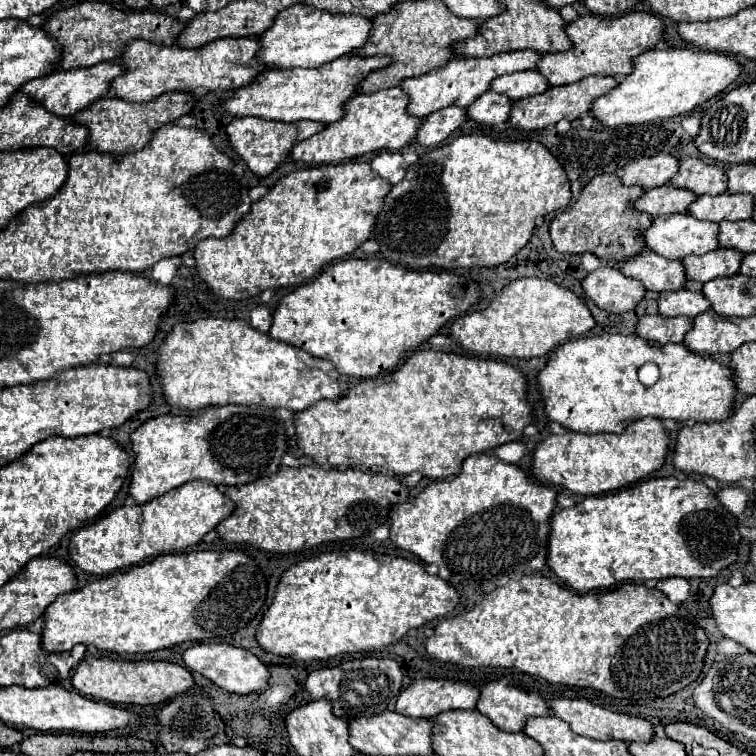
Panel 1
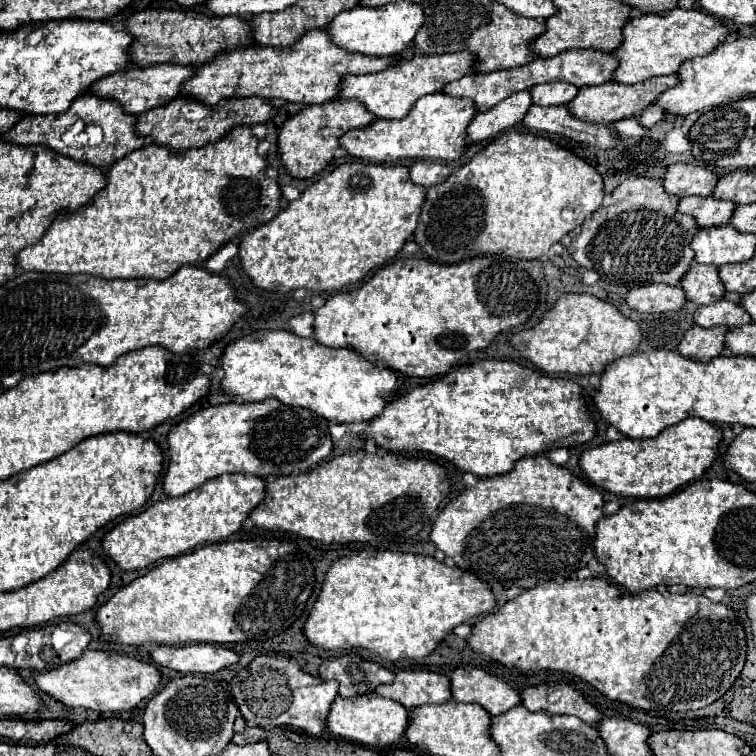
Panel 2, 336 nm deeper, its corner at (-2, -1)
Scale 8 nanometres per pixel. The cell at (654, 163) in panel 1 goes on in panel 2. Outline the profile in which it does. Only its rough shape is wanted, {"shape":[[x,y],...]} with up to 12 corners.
{"shape":[[671,163],[663,187],[677,197],[711,195],[717,175],[705,165]]}

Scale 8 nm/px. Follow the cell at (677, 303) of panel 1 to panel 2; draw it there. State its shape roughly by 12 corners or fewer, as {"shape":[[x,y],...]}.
{"shape":[[725,299],[699,305],[693,319],[701,327],[751,323],[747,311]]}

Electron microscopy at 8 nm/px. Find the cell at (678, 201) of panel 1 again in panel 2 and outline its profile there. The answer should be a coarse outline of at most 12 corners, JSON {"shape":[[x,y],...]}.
{"shape":[[685,197],[677,211],[699,227],[727,225],[735,205],[713,197]]}

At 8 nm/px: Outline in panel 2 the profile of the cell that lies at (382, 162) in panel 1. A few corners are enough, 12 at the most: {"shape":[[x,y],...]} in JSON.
{"shape":[[417,161],[411,181],[421,187],[445,181],[449,167],[439,161]]}

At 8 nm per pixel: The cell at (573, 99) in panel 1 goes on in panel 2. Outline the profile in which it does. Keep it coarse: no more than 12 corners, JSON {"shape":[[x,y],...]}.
{"shape":[[675,75],[581,87],[573,117],[607,125],[639,115]]}

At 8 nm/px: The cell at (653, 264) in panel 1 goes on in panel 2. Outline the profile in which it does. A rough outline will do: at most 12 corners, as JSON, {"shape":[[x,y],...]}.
{"shape":[[693,265],[679,281],[687,301],[709,305],[725,293],[713,265]]}

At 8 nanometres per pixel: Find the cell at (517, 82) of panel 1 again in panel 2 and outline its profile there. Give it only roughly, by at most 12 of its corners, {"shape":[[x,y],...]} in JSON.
{"shape":[[569,83],[535,85],[537,105],[565,105],[577,95]]}

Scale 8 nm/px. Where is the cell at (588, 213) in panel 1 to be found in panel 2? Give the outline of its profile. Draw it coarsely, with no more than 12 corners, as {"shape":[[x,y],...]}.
{"shape":[[629,177],[573,235],[607,283],[677,285],[695,219]]}

